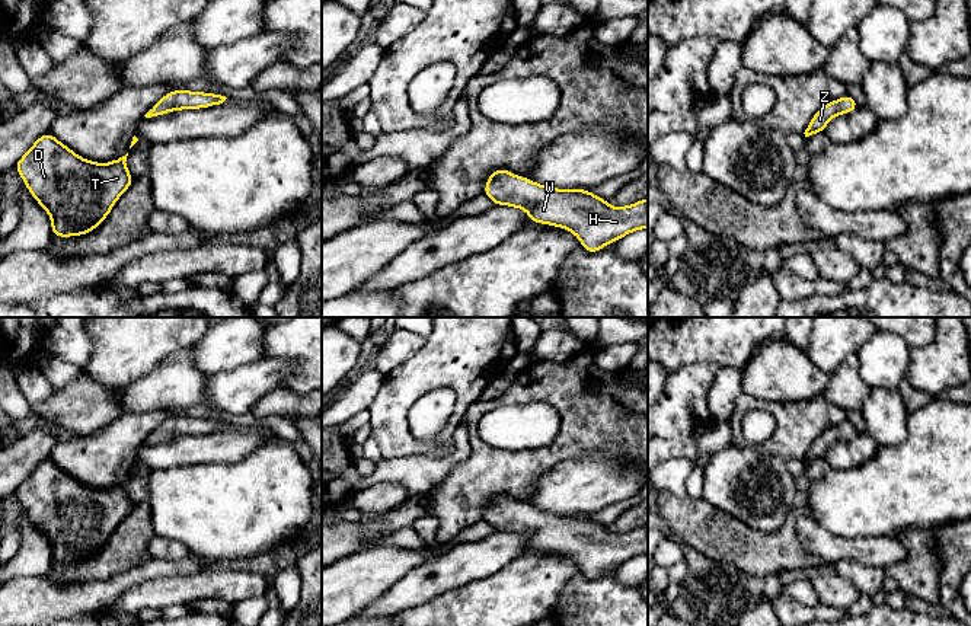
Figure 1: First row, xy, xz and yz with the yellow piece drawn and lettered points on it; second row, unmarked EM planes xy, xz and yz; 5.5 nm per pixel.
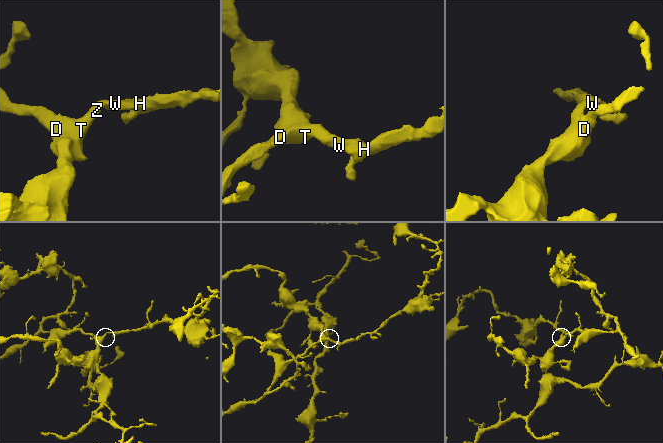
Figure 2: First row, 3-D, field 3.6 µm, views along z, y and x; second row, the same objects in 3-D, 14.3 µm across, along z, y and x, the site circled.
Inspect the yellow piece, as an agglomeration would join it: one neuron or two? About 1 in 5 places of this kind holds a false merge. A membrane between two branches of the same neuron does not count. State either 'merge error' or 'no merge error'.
no merge error

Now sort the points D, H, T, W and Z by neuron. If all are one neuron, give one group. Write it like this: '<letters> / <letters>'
D H T W Z

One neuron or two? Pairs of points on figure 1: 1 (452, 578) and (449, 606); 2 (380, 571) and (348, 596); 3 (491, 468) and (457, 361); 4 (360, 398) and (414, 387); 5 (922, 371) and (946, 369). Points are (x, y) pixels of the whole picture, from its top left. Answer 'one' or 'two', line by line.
1: two
2: one
3: two
4: two
5: one

